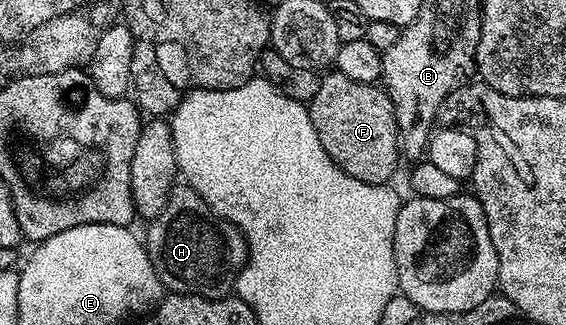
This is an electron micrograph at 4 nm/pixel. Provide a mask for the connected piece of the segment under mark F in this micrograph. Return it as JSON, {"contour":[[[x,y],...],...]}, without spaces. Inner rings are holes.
{"contour":[[[329,70],[318,79],[317,89],[307,107],[311,126],[315,126],[323,150],[327,150],[330,158],[348,176],[368,184],[389,184],[392,181],[399,157],[399,133],[397,115],[384,87],[351,82],[347,74]]]}

